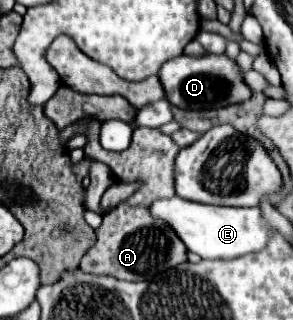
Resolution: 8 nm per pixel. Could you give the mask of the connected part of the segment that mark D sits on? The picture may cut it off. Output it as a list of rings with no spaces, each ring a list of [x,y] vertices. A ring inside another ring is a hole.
[[[206,53],[202,57],[180,55],[172,61],[166,61],[158,73],[164,83],[164,91],[168,101],[180,109],[218,109],[236,103],[244,103],[252,97],[250,87],[242,77],[242,69],[228,55],[212,55]]]

